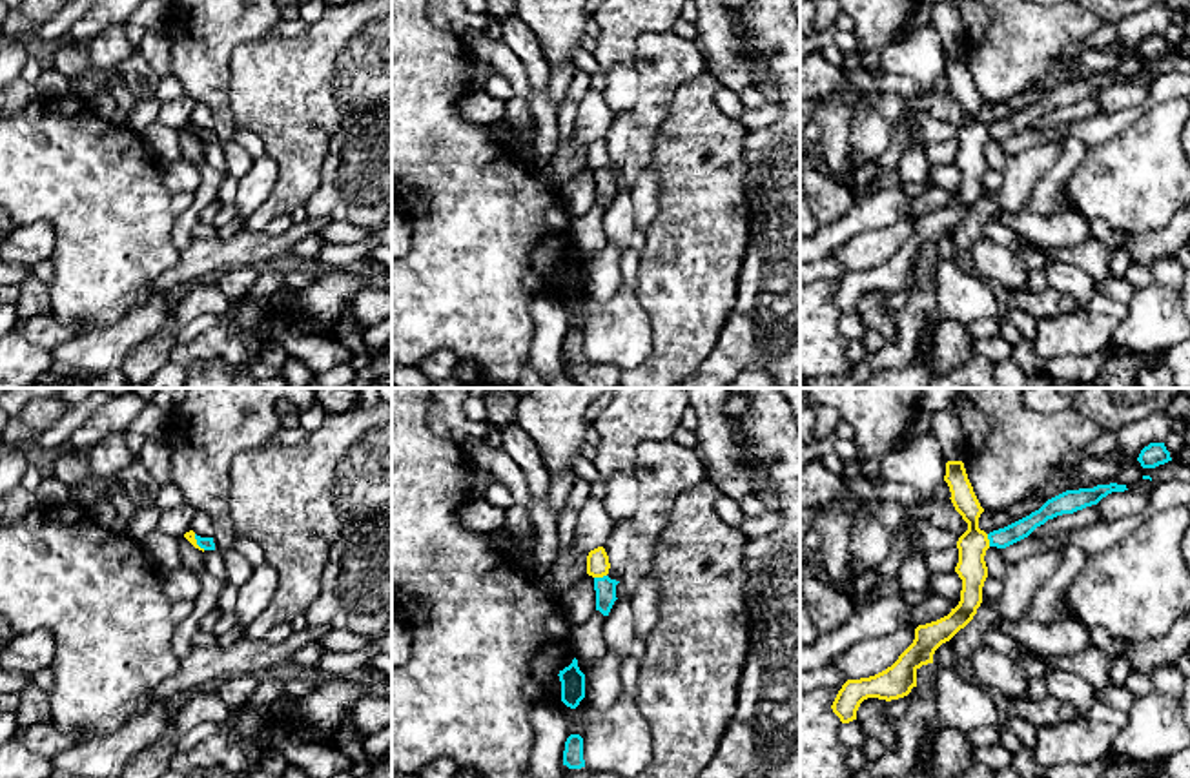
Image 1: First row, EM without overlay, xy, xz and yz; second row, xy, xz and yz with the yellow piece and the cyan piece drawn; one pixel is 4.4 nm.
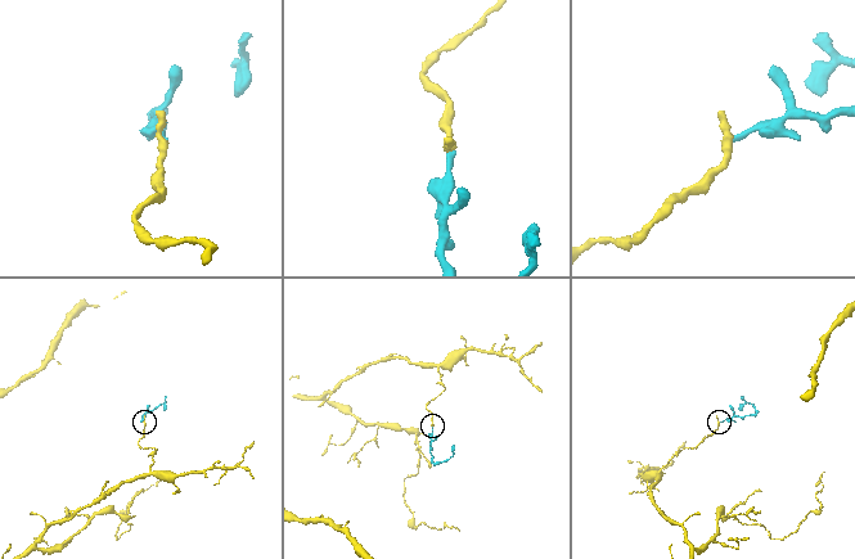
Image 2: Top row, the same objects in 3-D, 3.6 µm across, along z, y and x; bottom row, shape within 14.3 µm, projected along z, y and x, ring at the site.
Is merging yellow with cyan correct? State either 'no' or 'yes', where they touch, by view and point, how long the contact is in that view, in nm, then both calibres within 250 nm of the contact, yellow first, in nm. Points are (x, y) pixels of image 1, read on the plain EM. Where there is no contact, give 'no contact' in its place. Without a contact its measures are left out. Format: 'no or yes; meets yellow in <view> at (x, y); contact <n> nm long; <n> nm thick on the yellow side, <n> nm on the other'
no; meets yellow in xz at (600, 168); contact 60 nm long; 100 nm thick on the yellow side, 100 nm on the other

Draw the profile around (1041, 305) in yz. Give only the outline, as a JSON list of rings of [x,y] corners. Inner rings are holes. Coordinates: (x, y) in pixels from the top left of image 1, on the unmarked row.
[[[1026,288],[1010,292],[1008,308],[1022,310],[1033,319],[1050,319],[1061,313],[1077,310],[1075,299],[1072,295],[1061,293],[1053,288],[1044,292],[1031,292]]]

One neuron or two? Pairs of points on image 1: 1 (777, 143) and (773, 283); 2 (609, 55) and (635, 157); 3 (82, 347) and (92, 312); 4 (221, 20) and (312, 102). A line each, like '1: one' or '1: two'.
1: one
2: two
3: two
4: two

